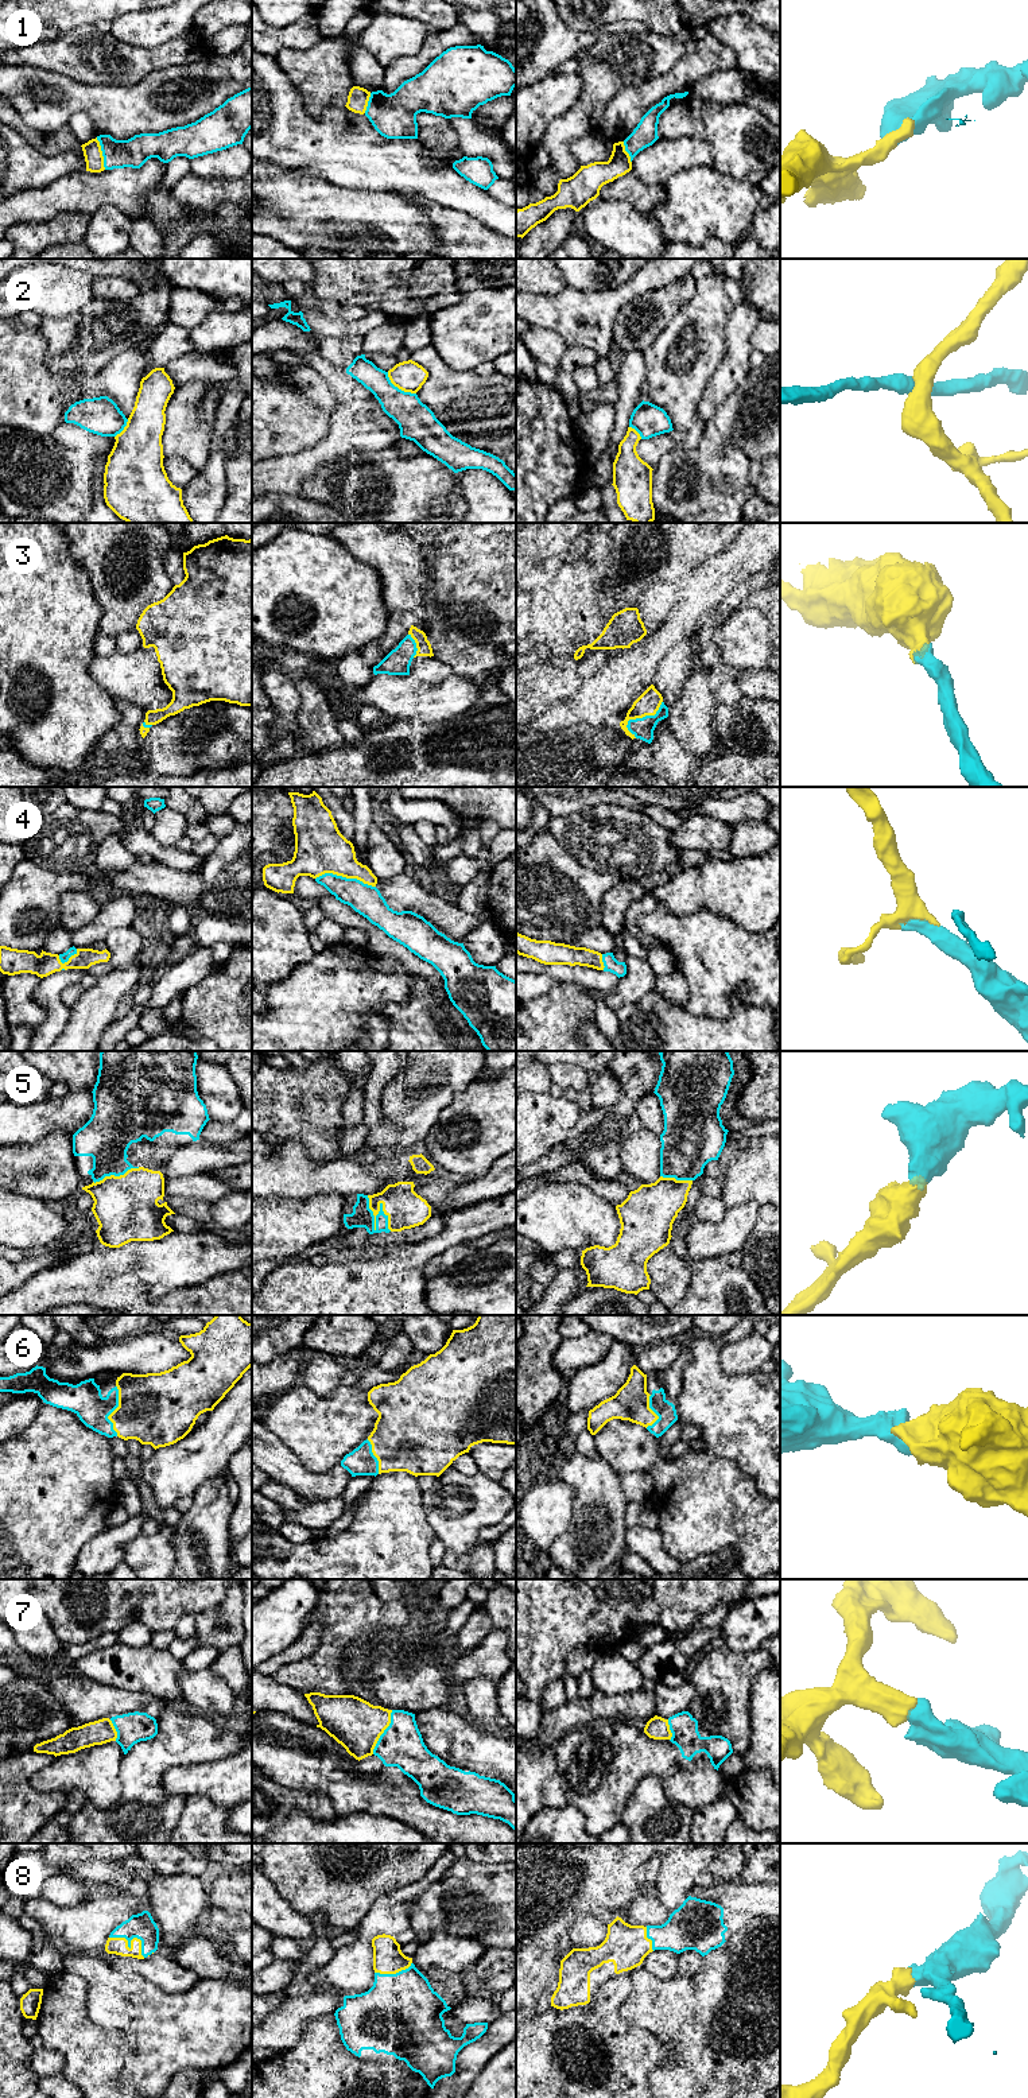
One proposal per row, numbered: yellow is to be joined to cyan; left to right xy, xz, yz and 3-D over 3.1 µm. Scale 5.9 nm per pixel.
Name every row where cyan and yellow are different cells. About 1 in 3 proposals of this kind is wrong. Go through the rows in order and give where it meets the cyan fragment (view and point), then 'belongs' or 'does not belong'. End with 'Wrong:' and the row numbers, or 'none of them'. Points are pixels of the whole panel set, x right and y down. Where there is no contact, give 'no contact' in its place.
1: meets cyan in xy at (103, 154); does not belong
2: meets cyan in xz at (398, 388); does not belong
3: meets cyan in yz at (639, 718); belongs
4: meets cyan in xz at (345, 877); belongs
5: meets cyan in xz at (379, 1212); belongs
6: meets cyan in xy at (113, 1410); belongs
7: meets cyan in xz at (384, 1732); belongs
8: meets cyan in xy at (134, 1936); belongs
Wrong: 1, 2

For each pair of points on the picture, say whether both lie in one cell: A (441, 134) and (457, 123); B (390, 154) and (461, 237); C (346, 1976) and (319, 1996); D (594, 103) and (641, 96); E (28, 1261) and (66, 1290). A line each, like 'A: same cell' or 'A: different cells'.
A: different cells
B: different cells
C: different cells
D: different cells
E: different cells

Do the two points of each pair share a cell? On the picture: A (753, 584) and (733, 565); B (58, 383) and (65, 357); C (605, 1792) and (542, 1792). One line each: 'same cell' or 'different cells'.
A: different cells
B: different cells
C: different cells

